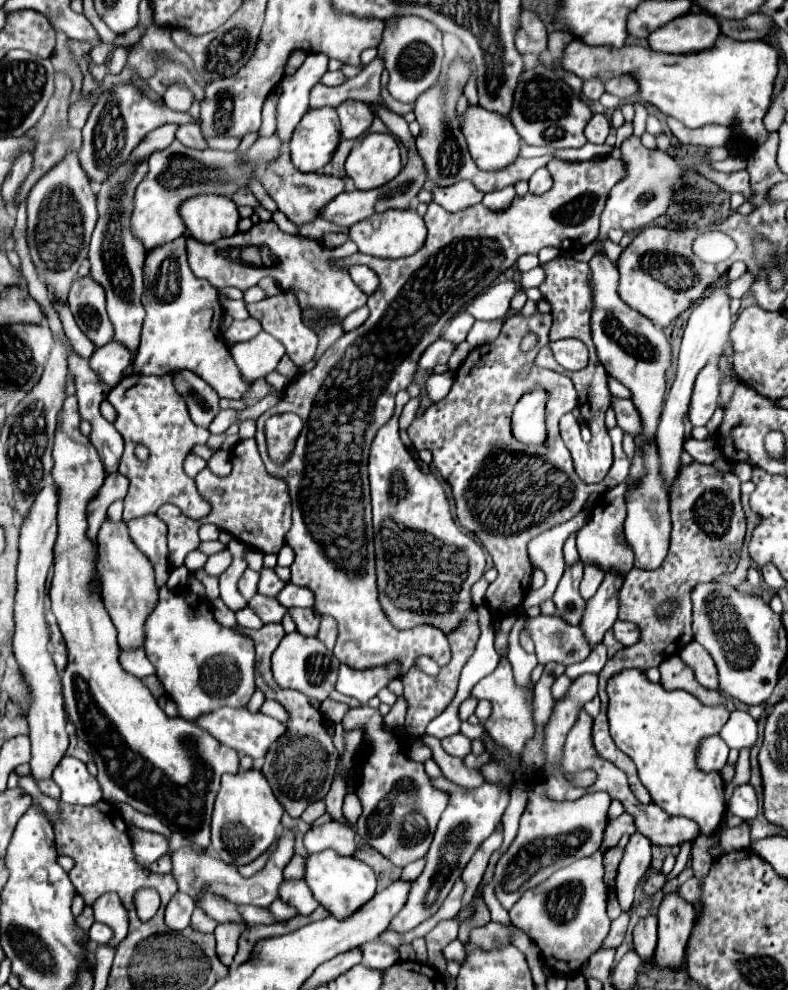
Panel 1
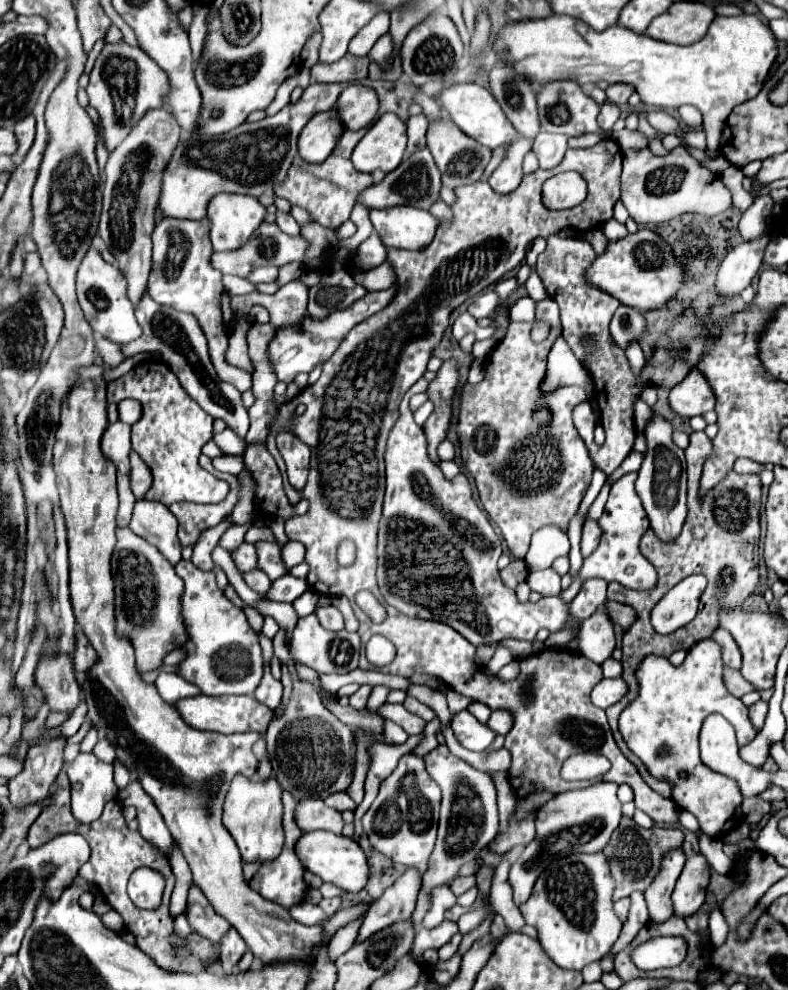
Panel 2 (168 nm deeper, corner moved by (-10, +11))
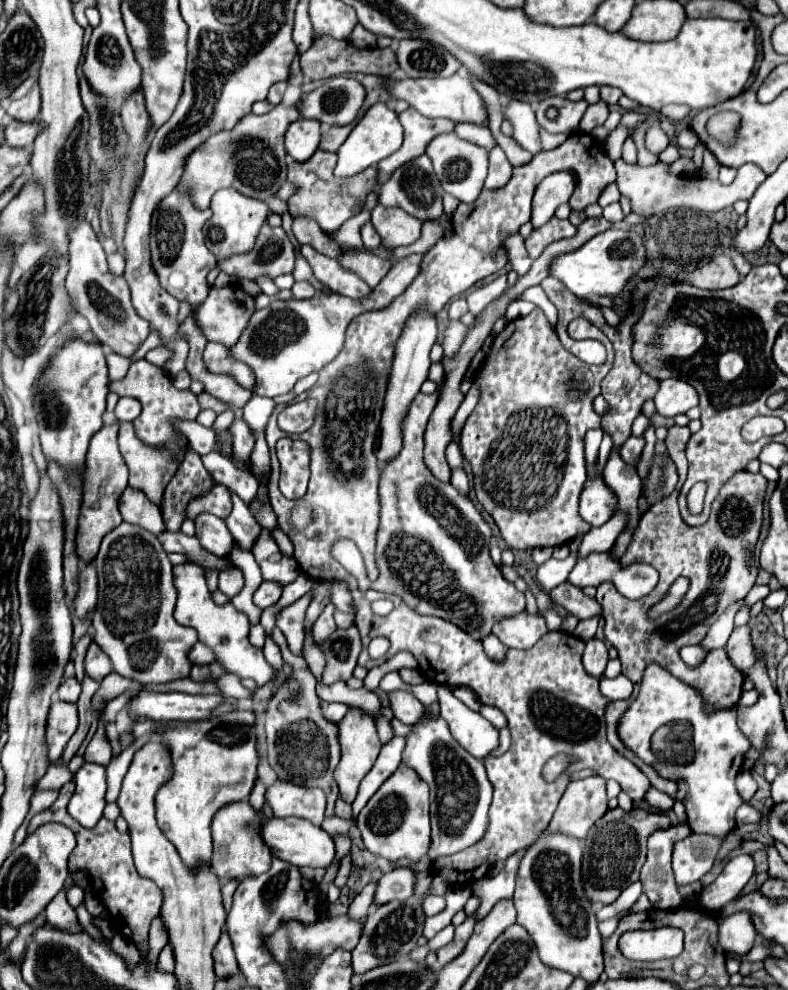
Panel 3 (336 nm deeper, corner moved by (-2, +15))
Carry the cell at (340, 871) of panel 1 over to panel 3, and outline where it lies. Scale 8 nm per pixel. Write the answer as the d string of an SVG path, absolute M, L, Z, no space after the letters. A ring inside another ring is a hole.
M287 817L287 819L271 819L271 821L263 821L261 823L261 835L263 835L263 841L269 845L271 853L277 855L279 859L291 863L291 865L297 865L297 867L323 867L327 869L329 865L333 865L335 861L335 843L333 843L333 837L323 831L321 827L315 827L311 825L309 821L303 821L303 819L297 819L297 817Z

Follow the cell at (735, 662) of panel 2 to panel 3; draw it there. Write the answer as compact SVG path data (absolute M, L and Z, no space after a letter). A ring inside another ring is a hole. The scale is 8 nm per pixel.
M735 627L729 641L727 641L727 647L725 647L731 663L743 671L743 669L749 669L755 661L755 649L753 649L753 643L751 643L751 637L749 637L749 629L743 627Z

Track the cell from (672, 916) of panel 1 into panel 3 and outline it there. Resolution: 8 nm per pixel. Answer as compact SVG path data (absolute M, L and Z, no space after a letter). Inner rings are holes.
M695 833L679 841L673 849L673 873L677 887L701 881L701 877L713 867L723 843L725 837Z

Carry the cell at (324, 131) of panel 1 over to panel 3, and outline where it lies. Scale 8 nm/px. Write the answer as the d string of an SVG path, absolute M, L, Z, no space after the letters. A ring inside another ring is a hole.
M297 119L285 133L285 149L295 161L307 161L319 147L321 123L315 119Z

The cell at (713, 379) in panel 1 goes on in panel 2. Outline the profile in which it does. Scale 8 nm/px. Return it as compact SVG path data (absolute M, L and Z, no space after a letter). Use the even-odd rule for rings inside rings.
M689 373L669 393L669 407L681 417L695 417L715 407L715 395L703 373Z

